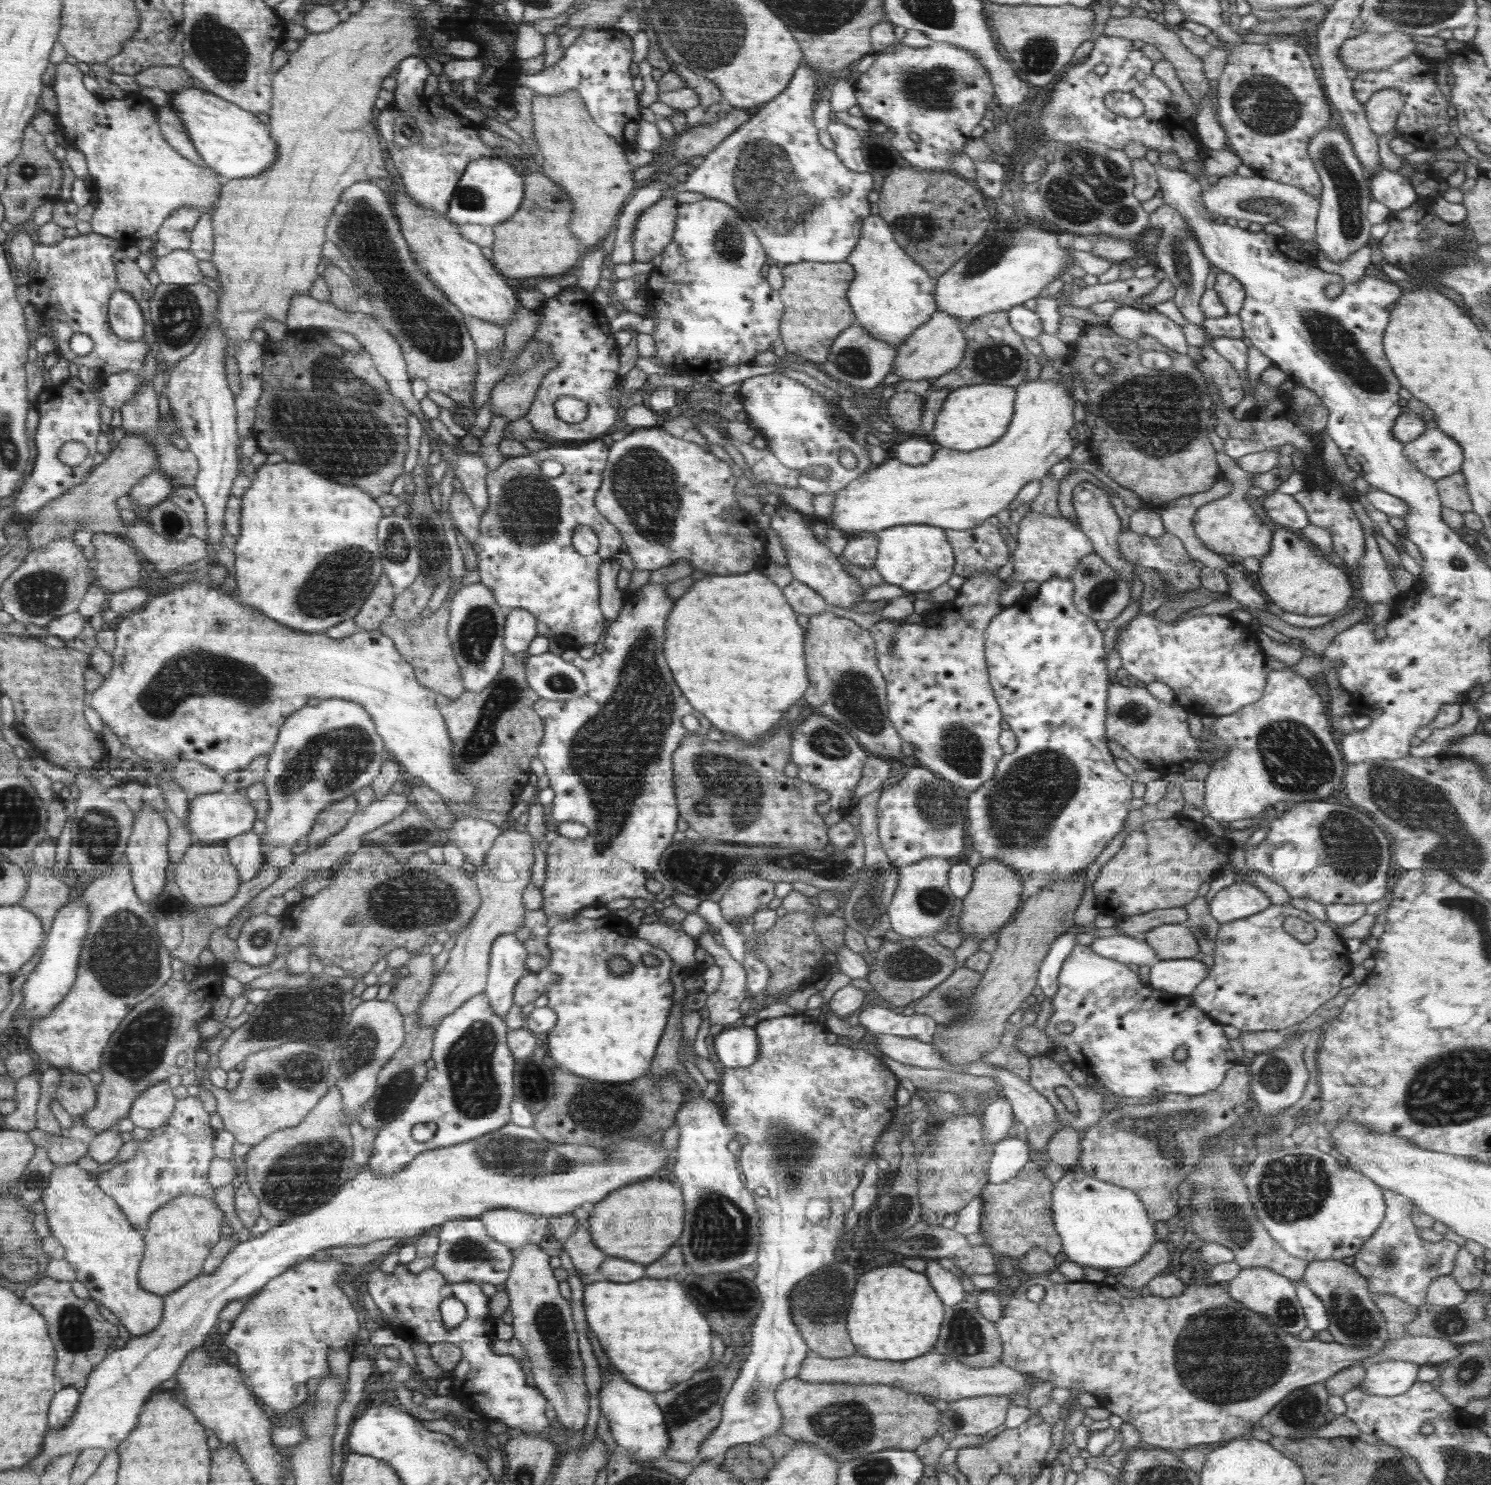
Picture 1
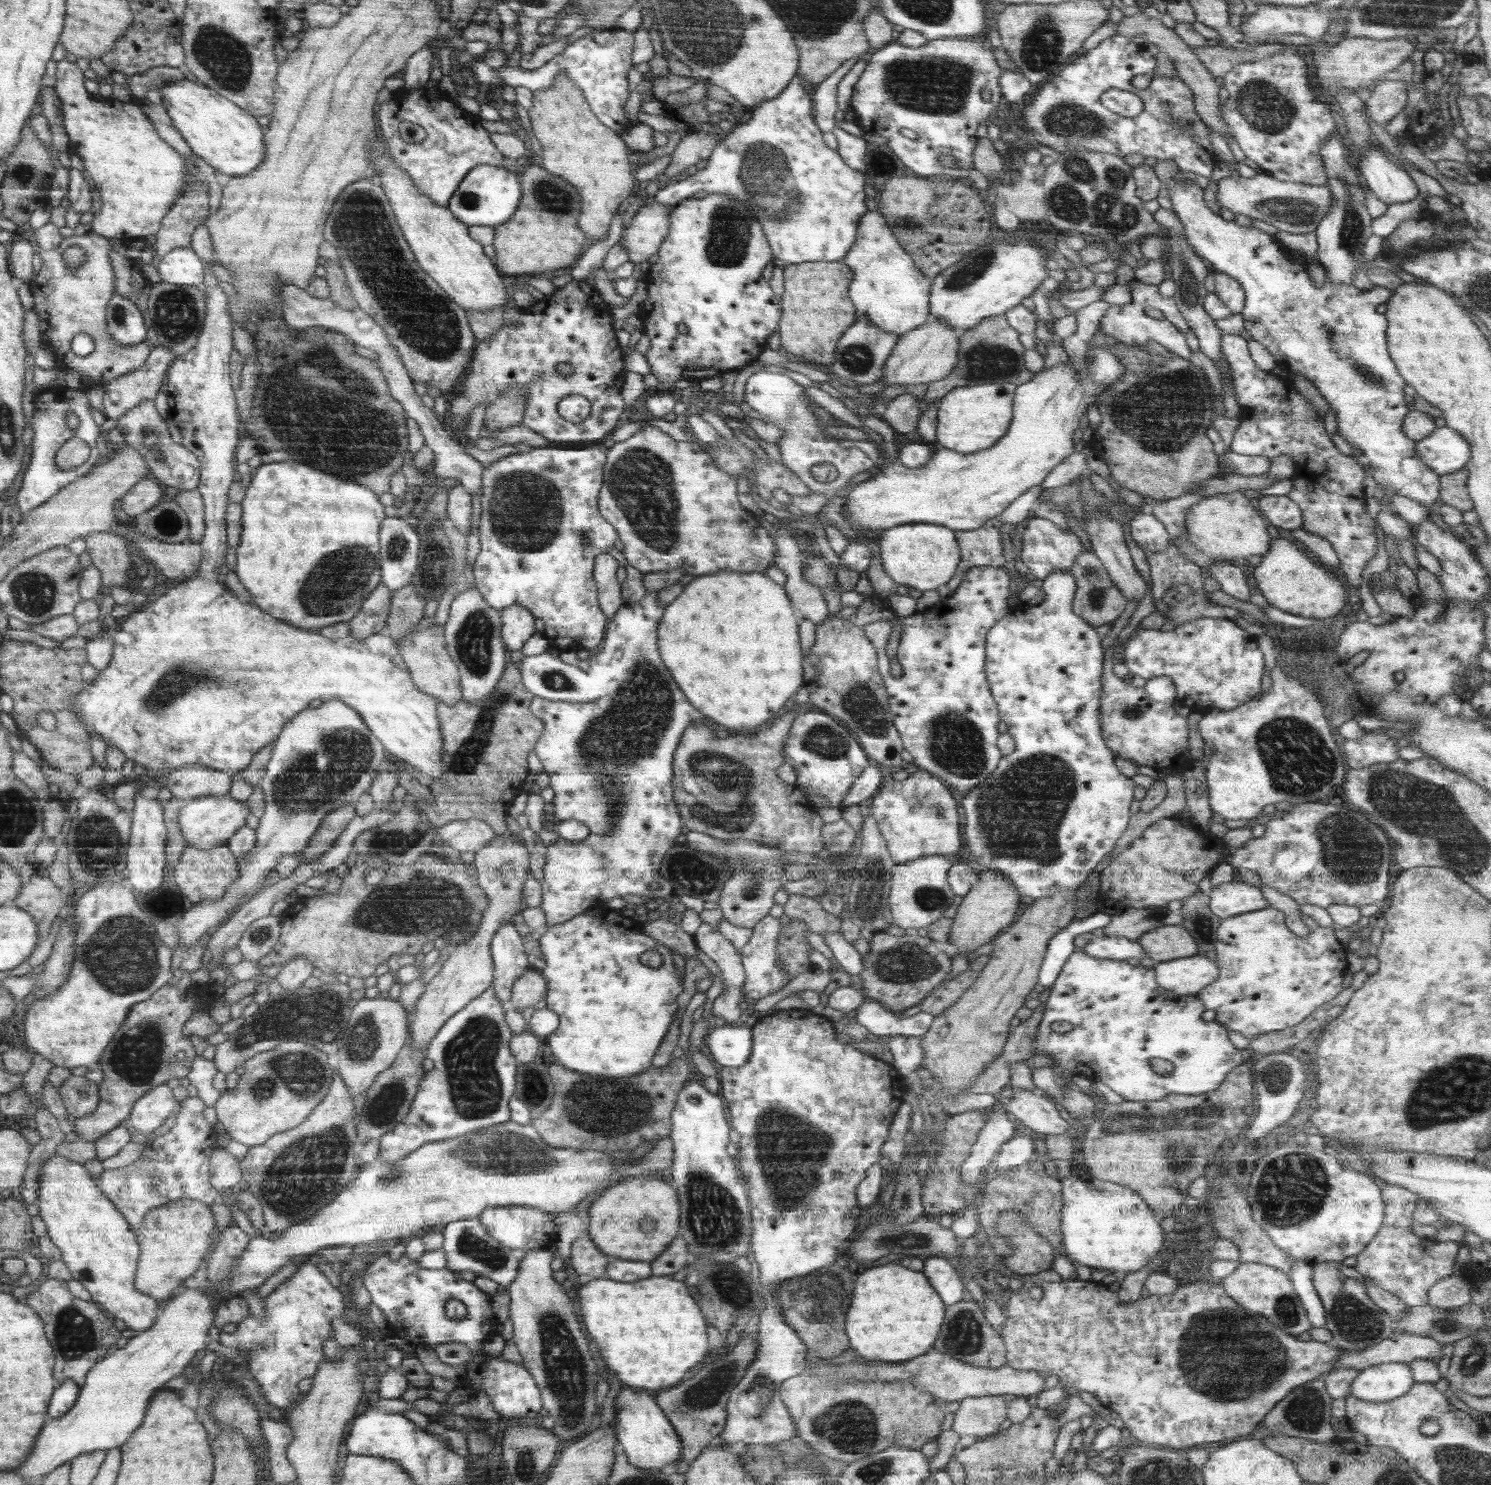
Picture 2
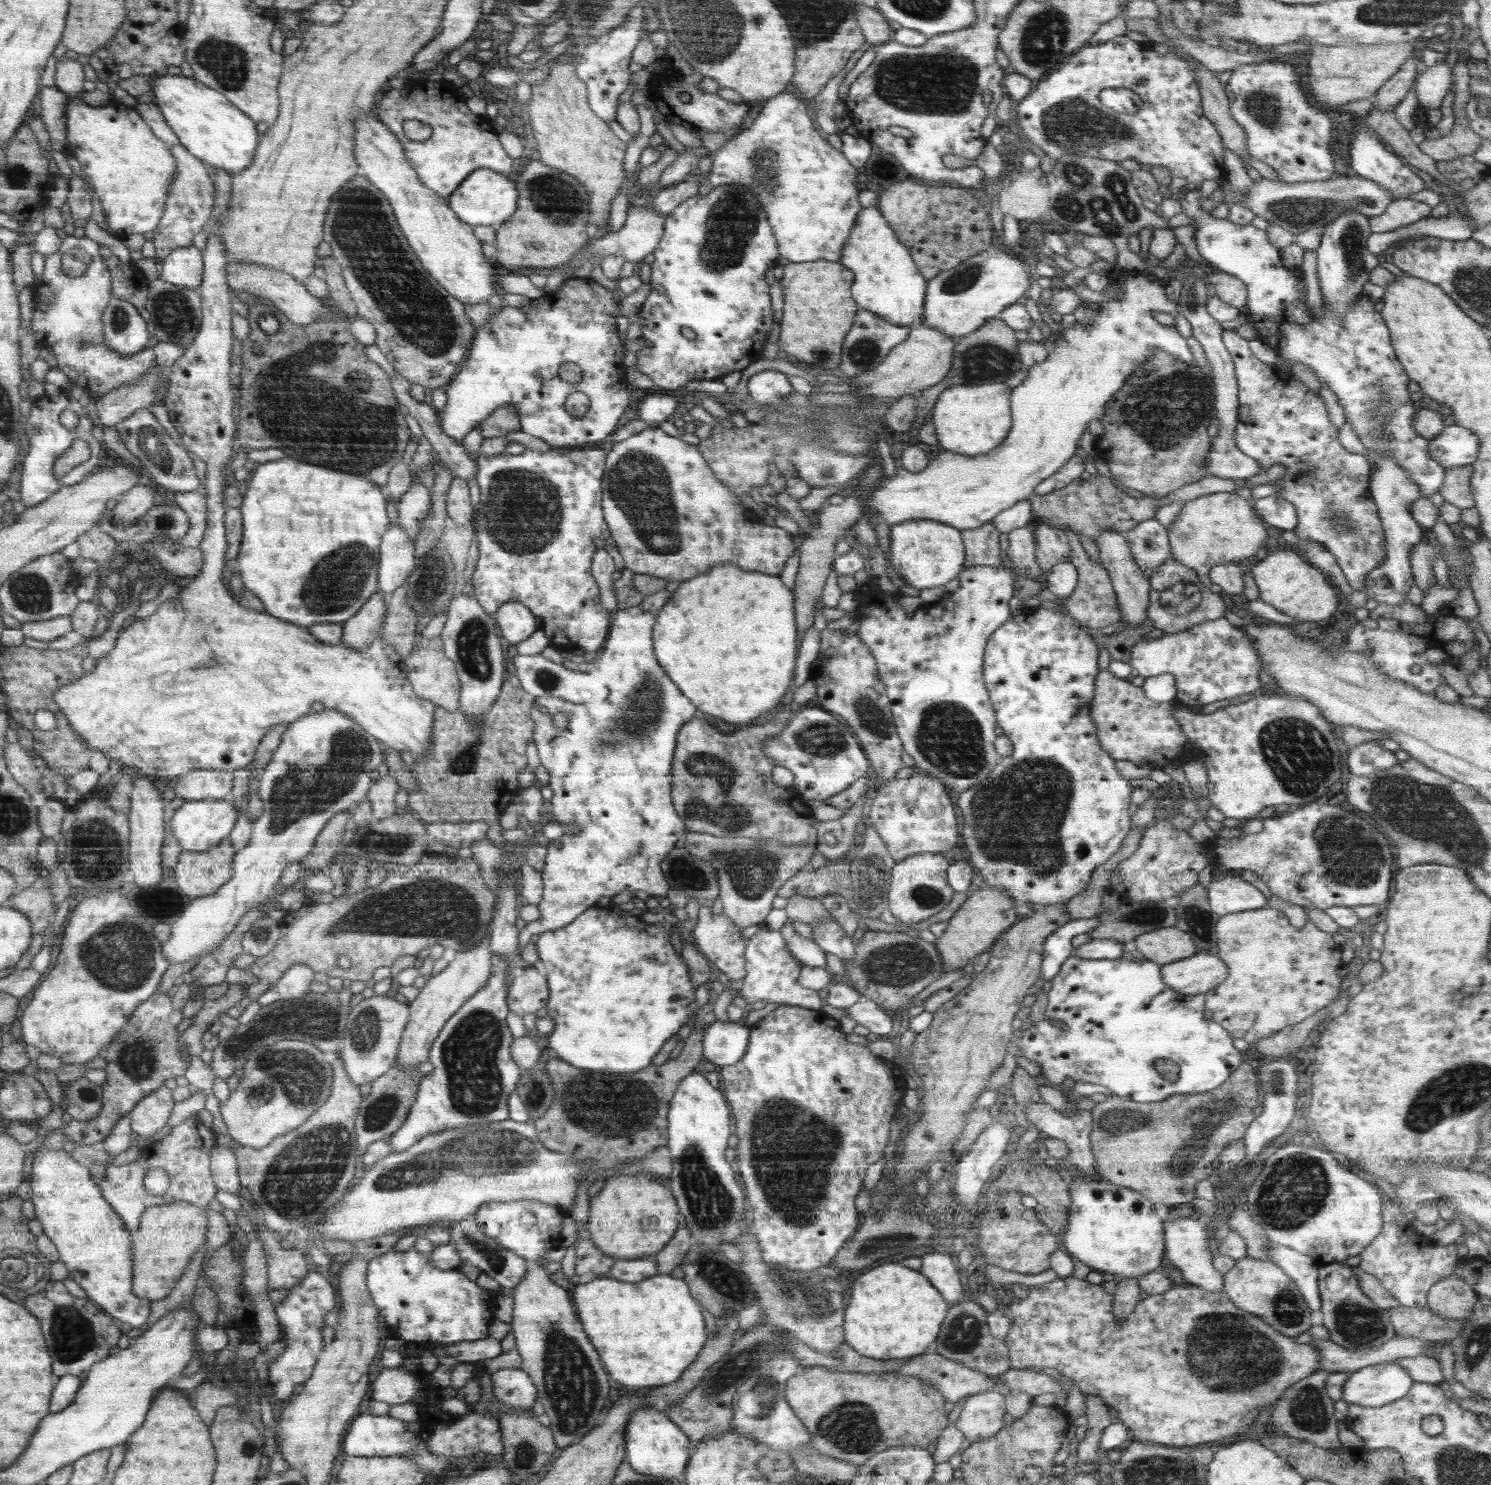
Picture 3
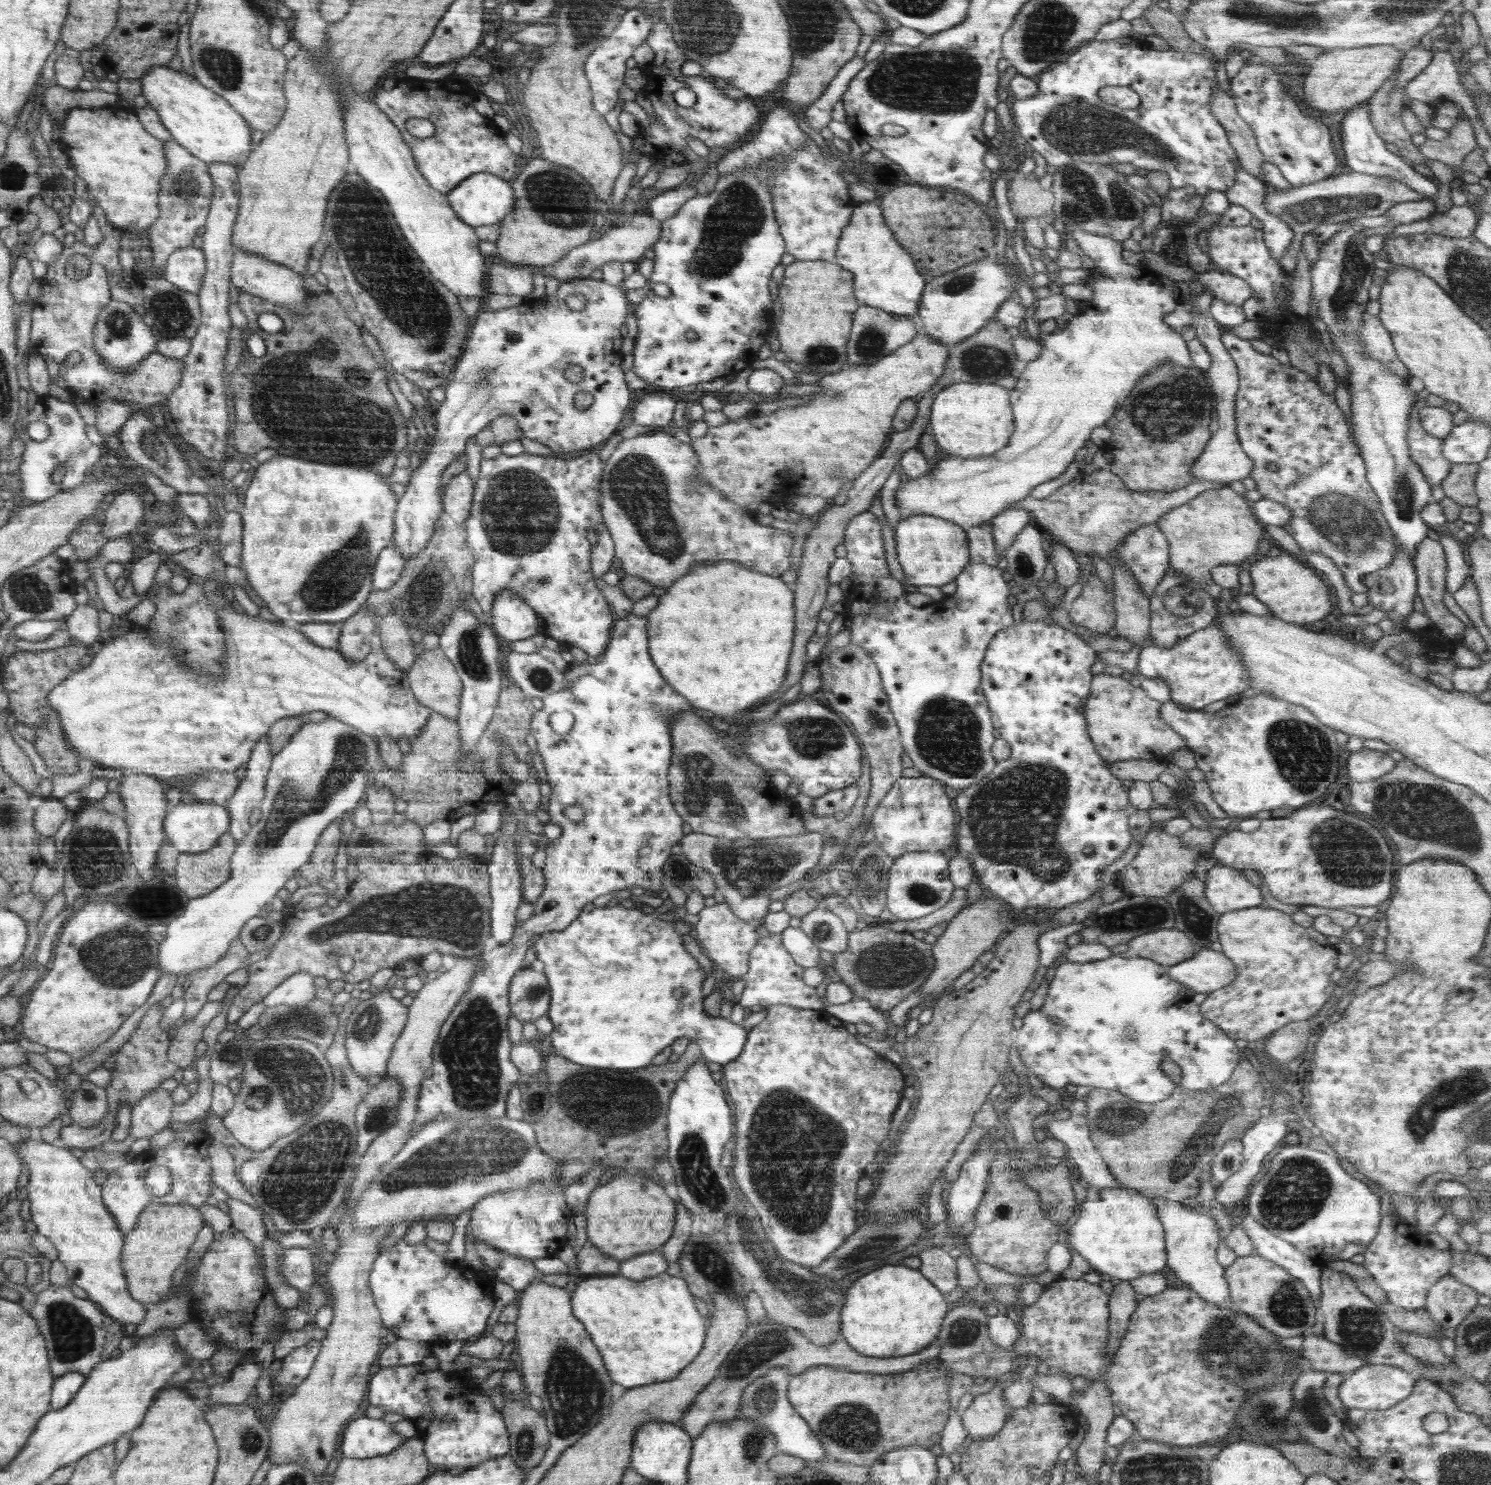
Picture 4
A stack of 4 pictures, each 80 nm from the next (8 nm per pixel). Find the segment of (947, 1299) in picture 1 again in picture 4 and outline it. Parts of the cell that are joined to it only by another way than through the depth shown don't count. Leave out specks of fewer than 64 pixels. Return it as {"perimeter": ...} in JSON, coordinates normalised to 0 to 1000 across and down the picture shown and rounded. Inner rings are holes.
{"perimeter":[[[624,840],[621,842],[619,842],[616,844],[617,851],[616,857],[621,860],[632,871],[635,872],[638,870],[642,866],[643,863],[643,854],[641,851],[641,848],[637,846],[637,844],[633,842],[631,840]]]}

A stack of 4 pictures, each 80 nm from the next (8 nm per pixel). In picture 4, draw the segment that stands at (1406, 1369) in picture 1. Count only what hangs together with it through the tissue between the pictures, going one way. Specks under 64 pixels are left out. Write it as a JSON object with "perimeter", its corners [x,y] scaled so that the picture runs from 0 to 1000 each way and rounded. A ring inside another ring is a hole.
{"perimeter":[[[915,919],[903,926],[898,933],[897,940],[904,949],[928,949],[932,948],[947,939],[950,927],[938,920]]]}

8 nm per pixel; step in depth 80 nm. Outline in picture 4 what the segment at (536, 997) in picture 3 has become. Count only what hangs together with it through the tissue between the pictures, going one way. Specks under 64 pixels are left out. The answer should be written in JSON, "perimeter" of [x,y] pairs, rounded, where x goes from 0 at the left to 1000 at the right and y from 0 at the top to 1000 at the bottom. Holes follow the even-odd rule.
{"perimeter":[[[357,651],[350,652],[344,658],[342,663],[342,678],[345,686],[353,688],[359,688],[368,682],[370,667],[364,655]]]}

